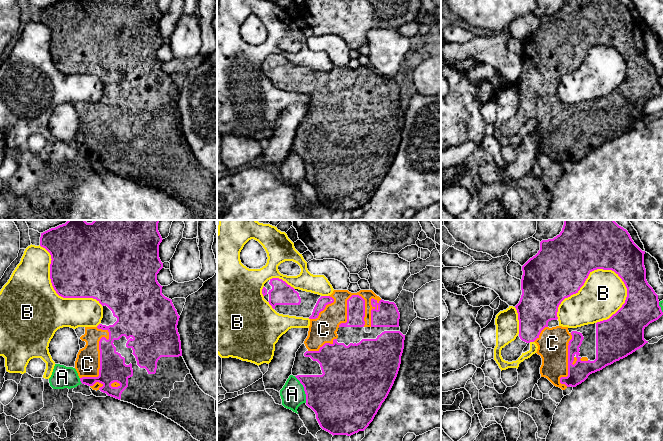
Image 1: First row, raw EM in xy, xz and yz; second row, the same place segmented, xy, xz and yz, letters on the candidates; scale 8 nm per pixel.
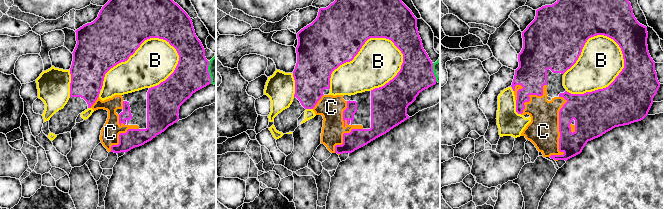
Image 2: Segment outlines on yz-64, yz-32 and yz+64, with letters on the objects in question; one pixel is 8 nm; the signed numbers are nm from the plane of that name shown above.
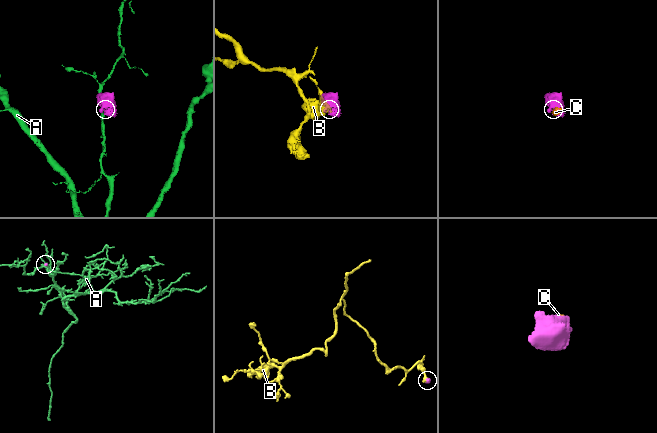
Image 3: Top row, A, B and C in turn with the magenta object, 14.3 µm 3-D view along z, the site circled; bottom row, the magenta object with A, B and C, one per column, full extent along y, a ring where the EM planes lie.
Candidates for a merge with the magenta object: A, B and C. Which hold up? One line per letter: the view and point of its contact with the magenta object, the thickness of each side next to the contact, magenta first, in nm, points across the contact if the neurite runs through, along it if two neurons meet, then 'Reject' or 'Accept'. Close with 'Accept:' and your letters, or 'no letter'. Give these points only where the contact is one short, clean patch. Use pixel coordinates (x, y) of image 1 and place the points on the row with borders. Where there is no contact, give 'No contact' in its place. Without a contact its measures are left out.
A: Touches magenta at xz (304, 389). Thickness 400 nm (magenta) against 190 nm. Reject
B: Touches magenta at yz (587, 277). Thickness 440 nm (magenta) against 360 nm. Reject
C: Touches magenta at xy (100, 358). Thickness 200 nm (magenta) against 200 nm. Accept
Accept: C

